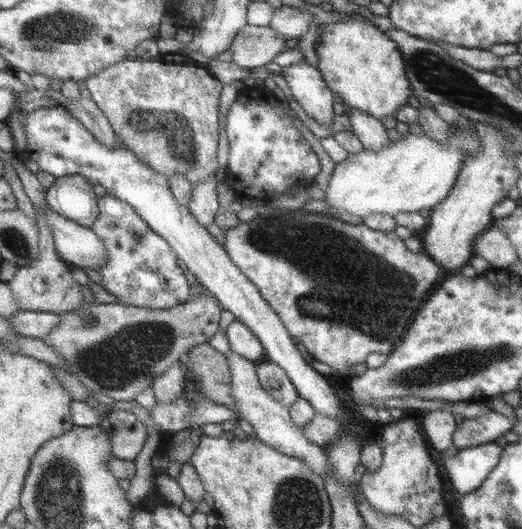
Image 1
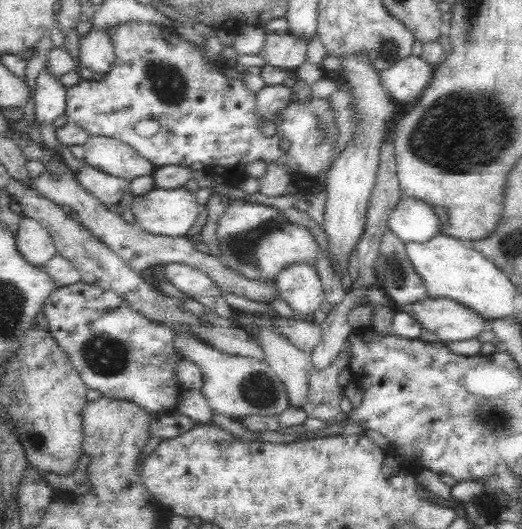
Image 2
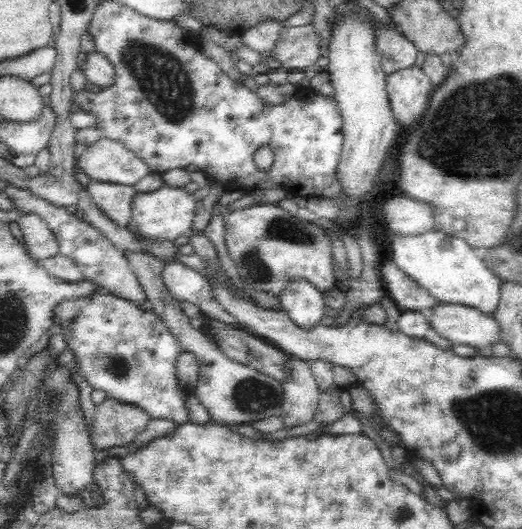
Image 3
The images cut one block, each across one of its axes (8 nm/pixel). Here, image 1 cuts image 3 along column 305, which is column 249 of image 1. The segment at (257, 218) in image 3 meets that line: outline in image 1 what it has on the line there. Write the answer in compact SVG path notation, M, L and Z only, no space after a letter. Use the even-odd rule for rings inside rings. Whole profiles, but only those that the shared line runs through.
M284 211L283 214L273 214L269 216L256 215L250 221L240 221L236 227L224 231L226 241L224 248L234 264L245 274L245 276L259 289L261 296L270 304L270 307L276 312L276 315L282 320L284 327L288 332L308 351L308 353L319 362L332 366L336 375L354 377L352 366L366 362L371 353L390 354L394 348L403 340L406 332L409 330L415 318L430 293L432 293L440 283L442 283L447 274L440 265L436 264L430 256L424 253L414 253L408 250L405 241L402 240L394 231L382 232L372 230L364 223L358 225L347 223L336 217L326 215L325 213L314 213L300 211Z

